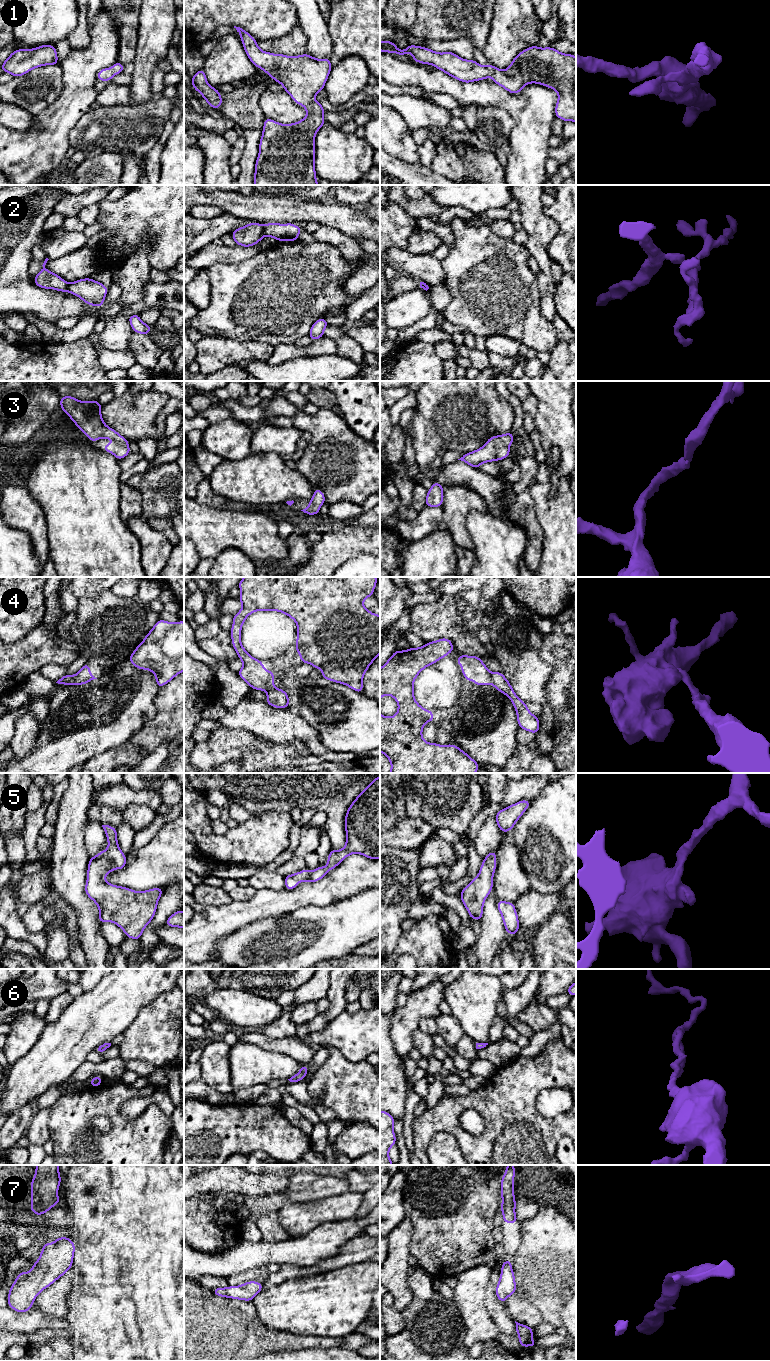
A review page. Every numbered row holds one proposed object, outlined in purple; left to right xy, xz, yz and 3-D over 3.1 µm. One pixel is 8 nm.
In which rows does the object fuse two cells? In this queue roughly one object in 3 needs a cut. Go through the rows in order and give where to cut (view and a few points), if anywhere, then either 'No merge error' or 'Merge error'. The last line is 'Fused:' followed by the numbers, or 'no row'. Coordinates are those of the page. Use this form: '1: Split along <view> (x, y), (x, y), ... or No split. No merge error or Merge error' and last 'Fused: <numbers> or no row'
1: No split. No merge error
2: Split along xz (263, 225), (264, 235). Merge error
3: No split. No merge error
4: Split along yz (489, 673), (491, 683). Merge error
5: No split. No merge error
6: No split. No merge error
7: No split. No merge error
Fused: 2, 4

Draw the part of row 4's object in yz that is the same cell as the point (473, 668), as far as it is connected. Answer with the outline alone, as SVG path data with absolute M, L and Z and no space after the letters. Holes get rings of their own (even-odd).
M460 655L456 660L466 680L474 681L476 686L491 684L490 672L480 657Z

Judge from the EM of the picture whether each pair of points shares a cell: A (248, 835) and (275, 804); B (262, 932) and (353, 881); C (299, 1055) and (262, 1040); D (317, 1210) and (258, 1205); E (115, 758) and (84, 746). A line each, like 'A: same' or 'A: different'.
A: different
B: different
C: same
D: different
E: different

